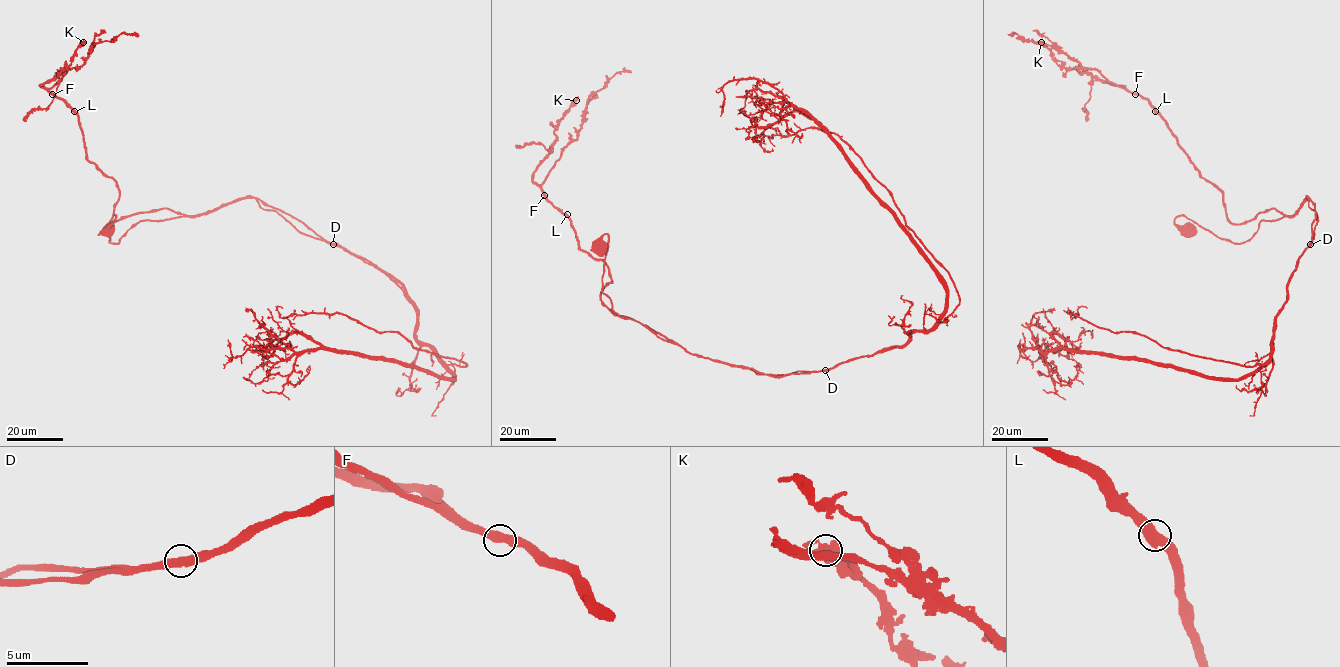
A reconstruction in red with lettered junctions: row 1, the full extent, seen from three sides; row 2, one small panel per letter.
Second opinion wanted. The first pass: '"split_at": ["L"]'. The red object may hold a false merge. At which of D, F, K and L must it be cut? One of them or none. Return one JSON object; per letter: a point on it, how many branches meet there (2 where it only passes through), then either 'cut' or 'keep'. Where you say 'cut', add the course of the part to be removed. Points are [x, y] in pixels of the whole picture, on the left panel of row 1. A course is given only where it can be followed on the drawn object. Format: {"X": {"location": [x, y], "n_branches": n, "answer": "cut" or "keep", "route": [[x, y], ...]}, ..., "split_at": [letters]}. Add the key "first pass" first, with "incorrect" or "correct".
{"first pass": "incorrect", "D": {"location": [333, 244], "n_branches": 2, "answer": "keep"}, "F": {"location": [52, 94], "n_branches": 2, "answer": "keep"}, "K": {"location": [83, 42], "n_branches": 2, "answer": "keep"}, "L": {"location": [74, 111], "n_branches": 2, "answer": "keep"}, "split_at": []}

